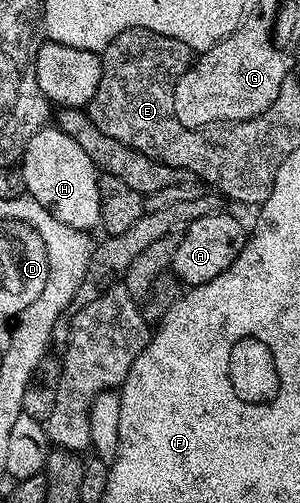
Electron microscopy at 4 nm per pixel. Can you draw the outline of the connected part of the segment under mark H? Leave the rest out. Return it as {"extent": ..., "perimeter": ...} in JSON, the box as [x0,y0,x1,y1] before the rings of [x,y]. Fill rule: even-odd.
{"extent":[18,125,100,232],"perimeter":[[[55,125],[41,127],[24,146],[18,164],[22,176],[22,187],[34,201],[38,201],[58,221],[66,225],[91,232],[100,221],[100,198],[98,185],[100,175],[94,161],[84,152],[82,145]]]}

